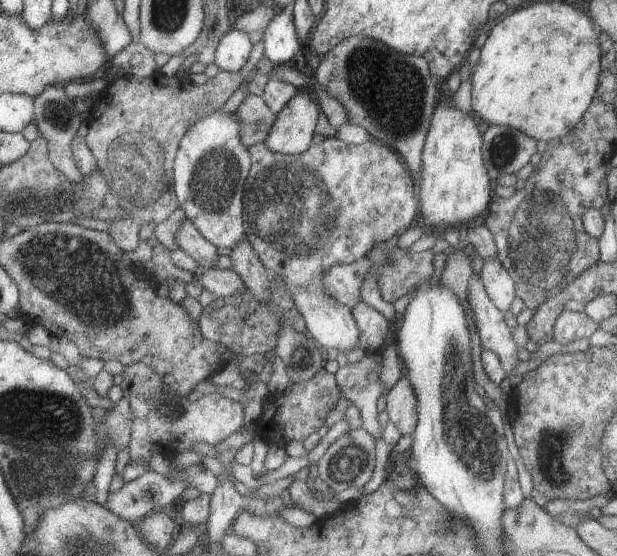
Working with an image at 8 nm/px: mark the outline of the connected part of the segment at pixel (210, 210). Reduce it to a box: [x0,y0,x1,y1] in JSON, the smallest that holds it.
[173,110,253,250]

